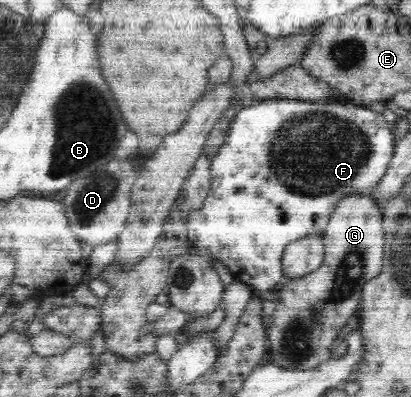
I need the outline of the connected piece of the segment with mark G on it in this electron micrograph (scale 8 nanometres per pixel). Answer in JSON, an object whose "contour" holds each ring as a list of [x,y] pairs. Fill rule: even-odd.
{"contour":[[[373,193],[365,196],[350,196],[339,201],[334,213],[329,217],[327,229],[323,233],[324,260],[315,272],[304,277],[284,281],[273,296],[276,307],[267,322],[267,334],[271,345],[272,363],[285,369],[318,368],[331,356],[331,345],[341,337],[341,328],[353,317],[358,315],[362,300],[363,286],[371,282],[383,267],[384,229],[382,211]]]}

